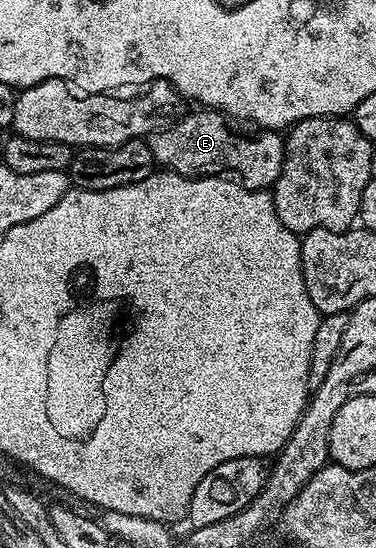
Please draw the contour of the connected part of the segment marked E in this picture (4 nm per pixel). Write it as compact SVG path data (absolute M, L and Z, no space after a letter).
M195 108L192 114L184 113L170 126L154 130L145 141L156 163L172 174L218 176L228 178L231 182L240 182L250 190L270 191L277 176L281 176L285 156L284 135L277 130L255 128L252 129L251 138L246 138L230 124L218 110Z

